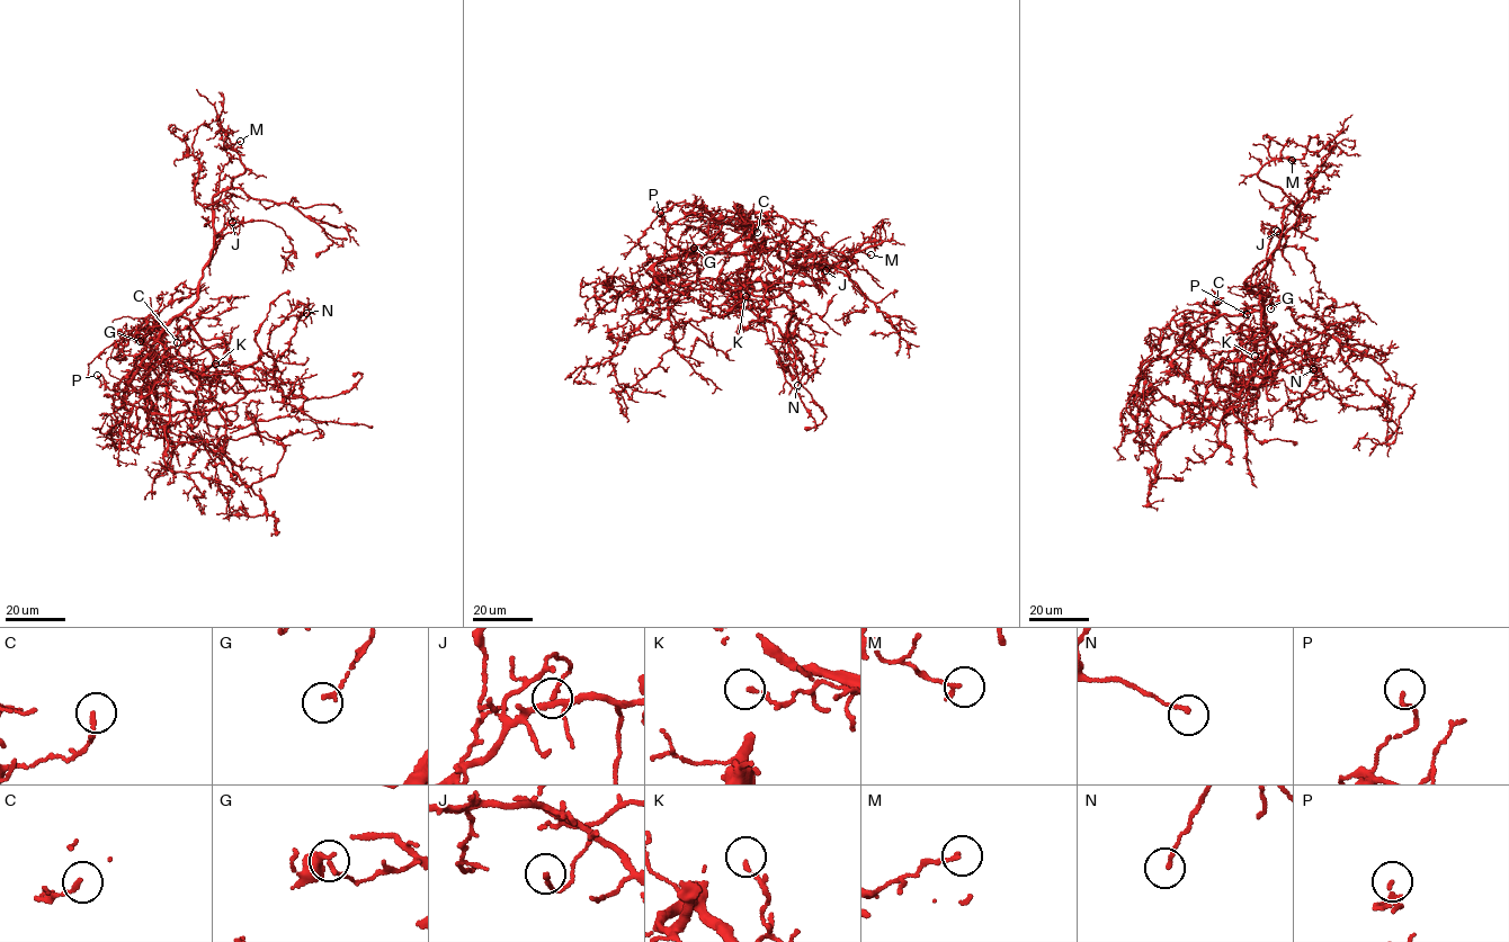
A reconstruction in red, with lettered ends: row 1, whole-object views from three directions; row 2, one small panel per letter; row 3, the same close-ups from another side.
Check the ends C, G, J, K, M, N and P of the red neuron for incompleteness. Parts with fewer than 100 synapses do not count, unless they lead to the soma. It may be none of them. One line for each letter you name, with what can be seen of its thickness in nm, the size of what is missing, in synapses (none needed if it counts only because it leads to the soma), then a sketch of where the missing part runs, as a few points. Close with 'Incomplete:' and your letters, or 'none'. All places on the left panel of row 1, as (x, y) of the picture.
Incomplete: none

